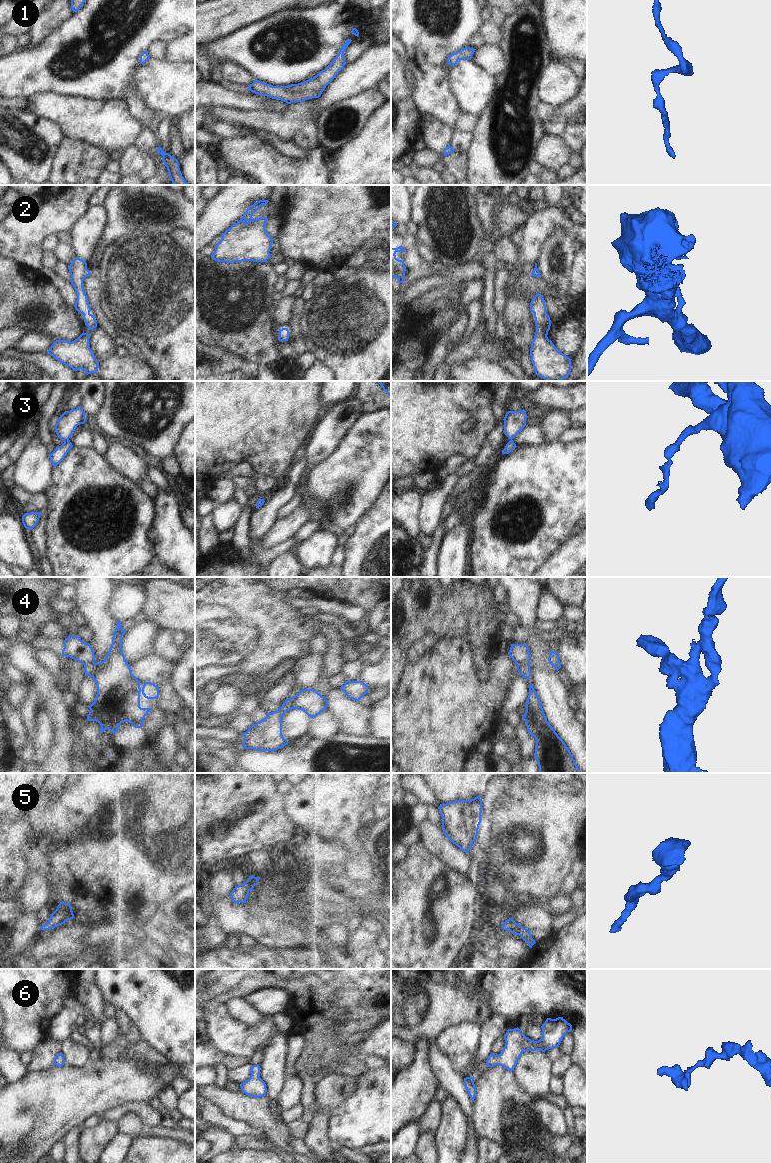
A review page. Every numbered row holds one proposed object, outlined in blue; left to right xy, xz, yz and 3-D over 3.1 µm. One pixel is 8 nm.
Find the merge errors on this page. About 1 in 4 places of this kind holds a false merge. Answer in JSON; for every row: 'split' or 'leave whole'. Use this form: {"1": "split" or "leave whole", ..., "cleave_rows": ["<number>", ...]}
{"1": "leave whole", "2": "leave whole", "3": "split", "4": "split", "5": "leave whole", "6": "leave whole", "cleave_rows": ["3", "4"]}

